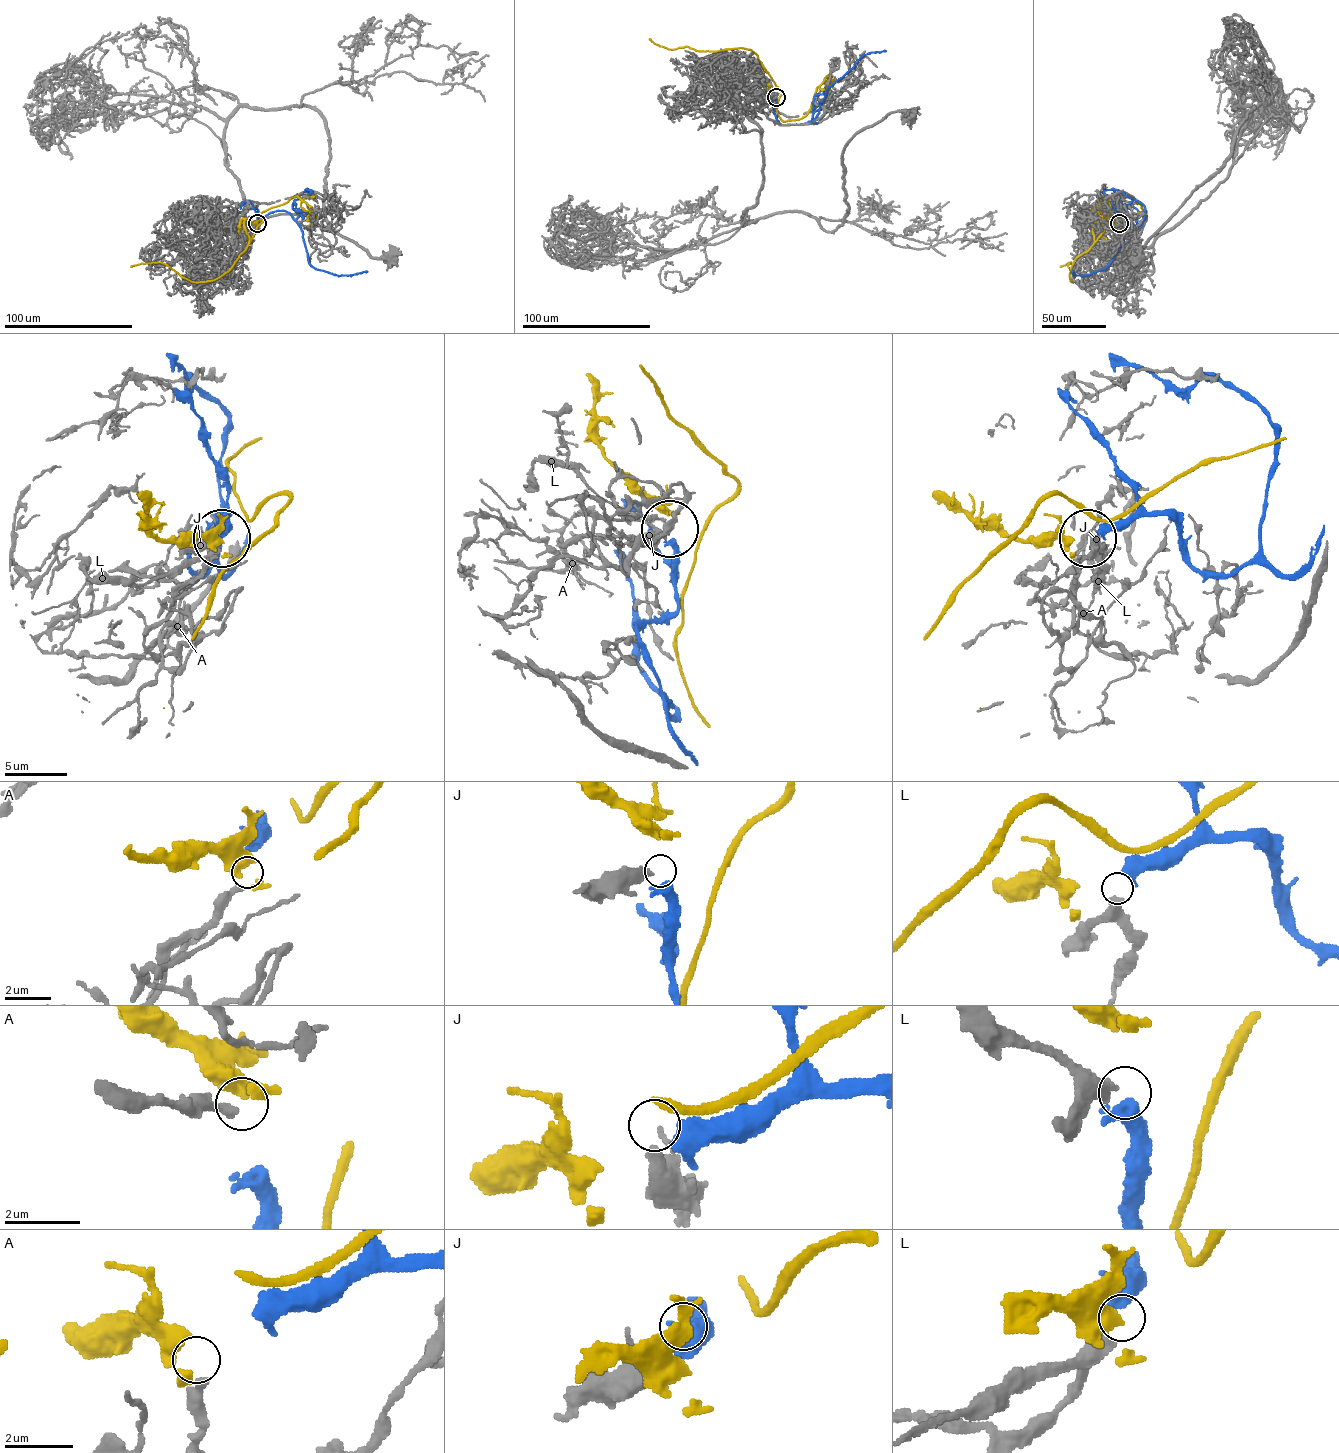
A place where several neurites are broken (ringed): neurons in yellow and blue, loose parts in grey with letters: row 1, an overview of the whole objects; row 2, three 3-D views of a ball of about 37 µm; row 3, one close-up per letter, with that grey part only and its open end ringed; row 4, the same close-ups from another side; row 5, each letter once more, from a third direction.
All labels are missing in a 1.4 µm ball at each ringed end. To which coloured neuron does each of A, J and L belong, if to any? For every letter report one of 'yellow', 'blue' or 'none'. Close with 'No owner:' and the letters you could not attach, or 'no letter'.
A: none
J: none
L: blue
No owner: A, J

